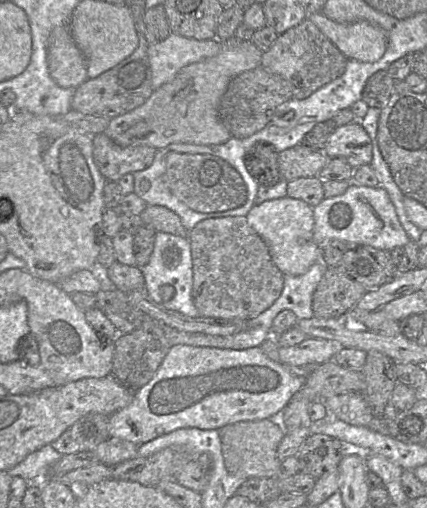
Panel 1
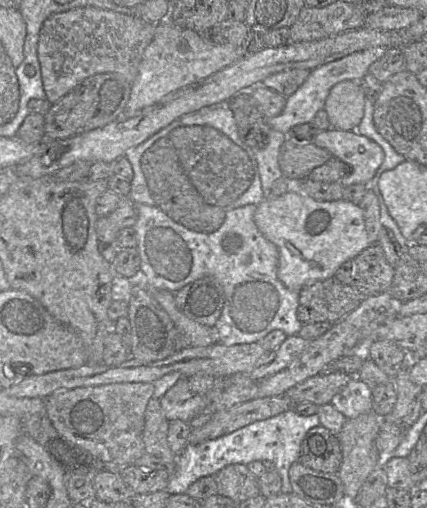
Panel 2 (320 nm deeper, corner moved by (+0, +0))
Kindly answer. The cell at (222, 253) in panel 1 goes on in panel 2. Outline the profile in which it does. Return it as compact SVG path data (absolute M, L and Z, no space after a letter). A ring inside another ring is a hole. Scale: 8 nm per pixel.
M204 277L187 284L174 293L176 307L188 318L214 327L221 316L224 292L213 277Z

